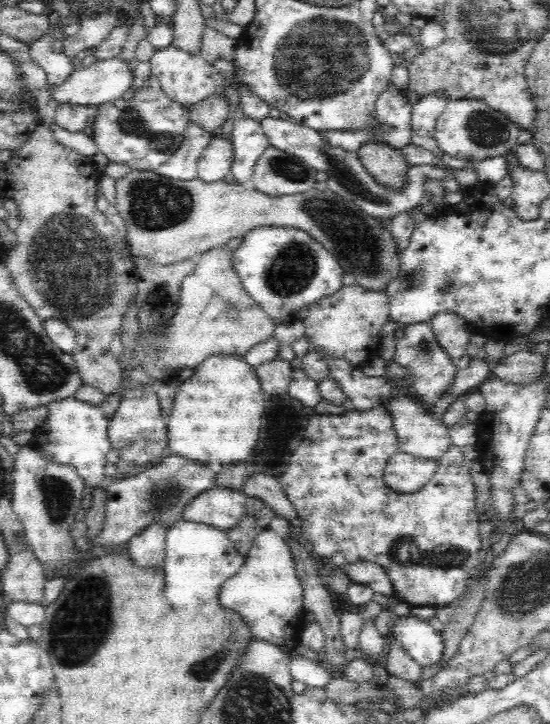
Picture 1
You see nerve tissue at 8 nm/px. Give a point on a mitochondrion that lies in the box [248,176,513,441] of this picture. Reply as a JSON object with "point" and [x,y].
{"point":[358,242]}

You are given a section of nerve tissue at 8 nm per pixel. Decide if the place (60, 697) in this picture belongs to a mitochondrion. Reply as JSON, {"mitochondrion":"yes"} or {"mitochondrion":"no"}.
{"mitochondrion":"no"}

